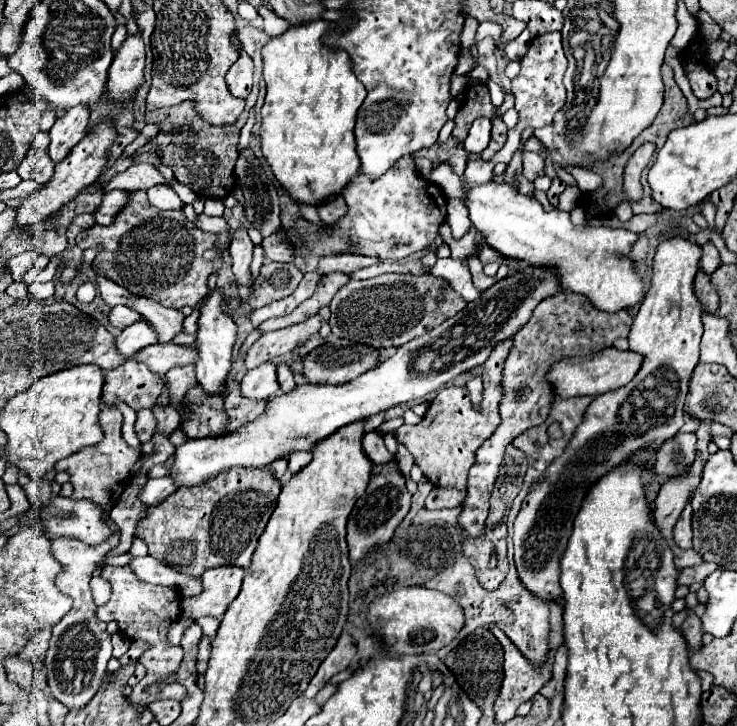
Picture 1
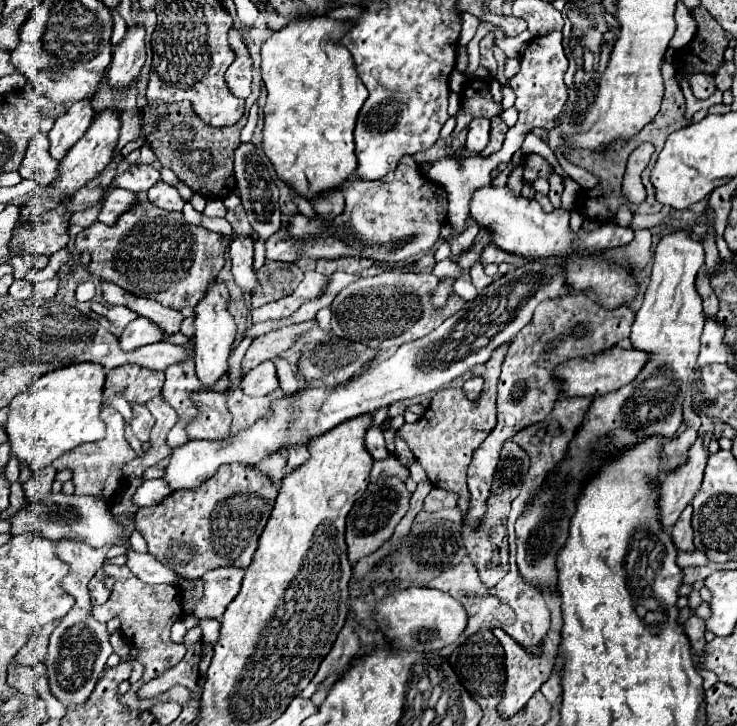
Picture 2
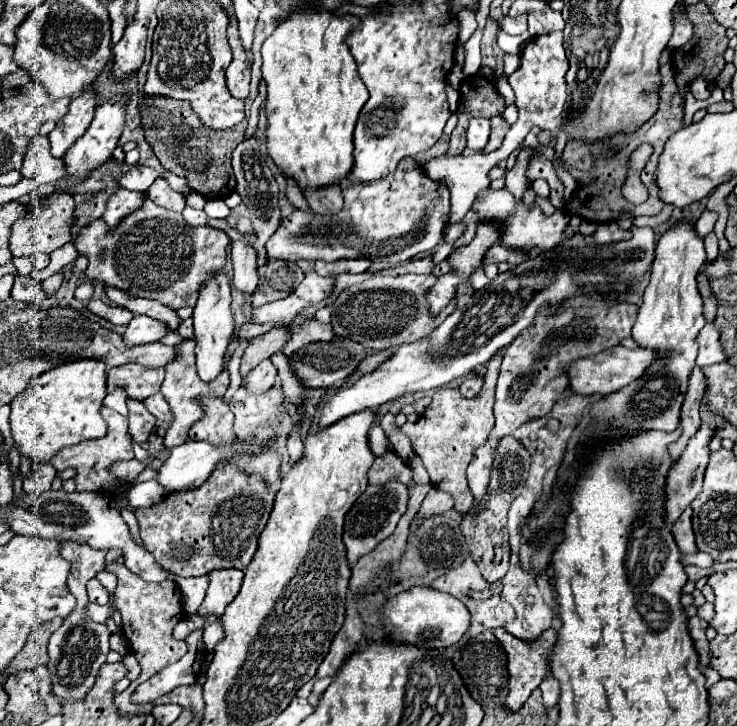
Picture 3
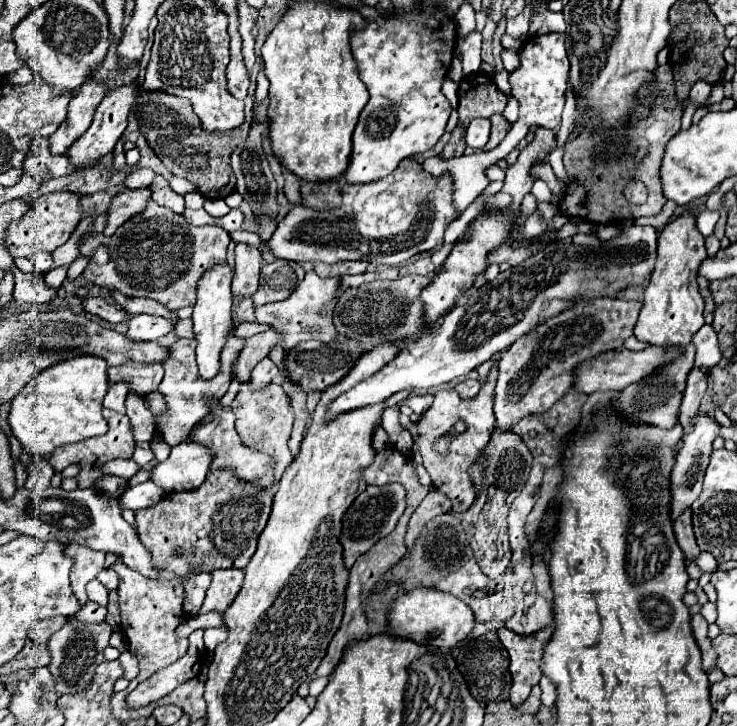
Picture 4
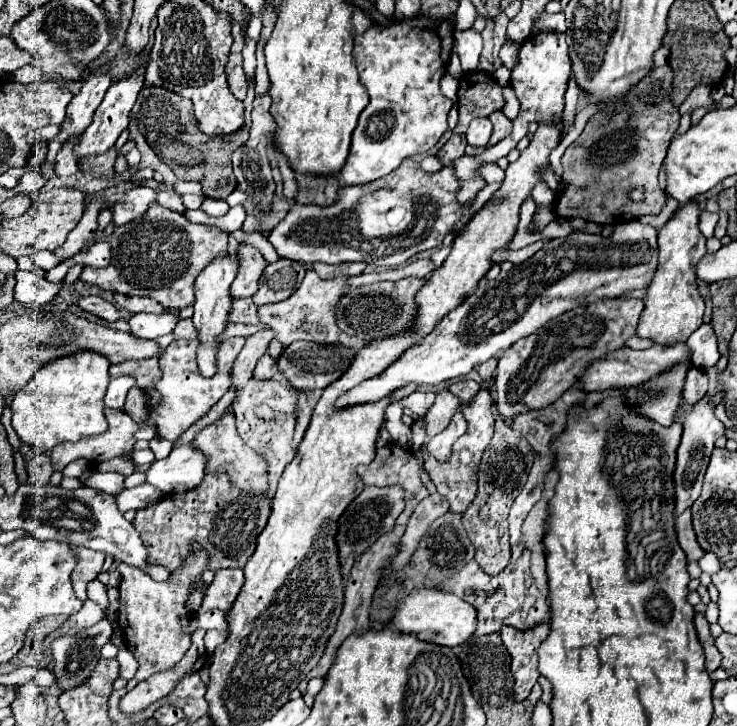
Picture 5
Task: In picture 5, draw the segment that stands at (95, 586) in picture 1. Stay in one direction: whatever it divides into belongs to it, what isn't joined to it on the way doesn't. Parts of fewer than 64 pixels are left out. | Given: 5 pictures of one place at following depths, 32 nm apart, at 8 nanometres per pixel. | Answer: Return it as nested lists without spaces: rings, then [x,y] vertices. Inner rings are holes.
[[[94,579],[87,585],[88,599],[97,603],[107,613],[109,600],[107,597],[106,586],[98,579]]]

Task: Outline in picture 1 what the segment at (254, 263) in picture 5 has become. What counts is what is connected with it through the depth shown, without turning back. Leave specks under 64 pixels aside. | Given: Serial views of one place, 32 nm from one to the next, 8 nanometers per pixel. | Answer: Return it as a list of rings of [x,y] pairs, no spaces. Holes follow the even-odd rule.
[[[236,230],[228,250],[230,250],[230,256],[232,256],[232,272],[234,272],[236,284],[252,288],[254,278],[250,274],[250,262],[252,262],[254,244],[252,244],[248,232],[246,230]]]

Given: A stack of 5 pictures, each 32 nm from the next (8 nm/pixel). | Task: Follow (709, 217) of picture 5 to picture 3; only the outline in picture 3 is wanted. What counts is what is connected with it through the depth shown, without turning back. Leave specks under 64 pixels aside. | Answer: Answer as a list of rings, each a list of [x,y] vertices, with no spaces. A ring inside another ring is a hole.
[[[704,210],[704,212],[702,212],[702,216],[700,216],[700,220],[696,222],[696,232],[698,232],[702,238],[706,238],[706,236],[712,232],[712,228],[714,228],[716,220],[718,220],[718,214],[716,214],[716,212]]]

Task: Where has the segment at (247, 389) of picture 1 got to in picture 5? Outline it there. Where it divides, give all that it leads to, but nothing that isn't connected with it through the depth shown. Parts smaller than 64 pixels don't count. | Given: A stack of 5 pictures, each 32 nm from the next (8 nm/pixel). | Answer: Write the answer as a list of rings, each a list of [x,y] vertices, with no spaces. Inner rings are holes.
[[[266,352],[266,354],[258,360],[256,370],[254,370],[254,376],[256,376],[256,378],[260,378],[260,380],[266,380],[266,378],[274,378],[276,374],[278,374],[276,362],[274,362],[274,358]]]

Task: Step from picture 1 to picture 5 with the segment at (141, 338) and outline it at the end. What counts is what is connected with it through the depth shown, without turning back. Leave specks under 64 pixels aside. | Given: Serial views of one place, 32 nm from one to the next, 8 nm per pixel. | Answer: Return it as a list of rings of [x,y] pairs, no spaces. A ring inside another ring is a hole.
[[[166,310],[162,314],[134,314],[128,322],[132,326],[132,334],[138,338],[150,338],[156,340],[158,336],[170,334],[174,326],[178,324],[180,316],[176,310]]]

